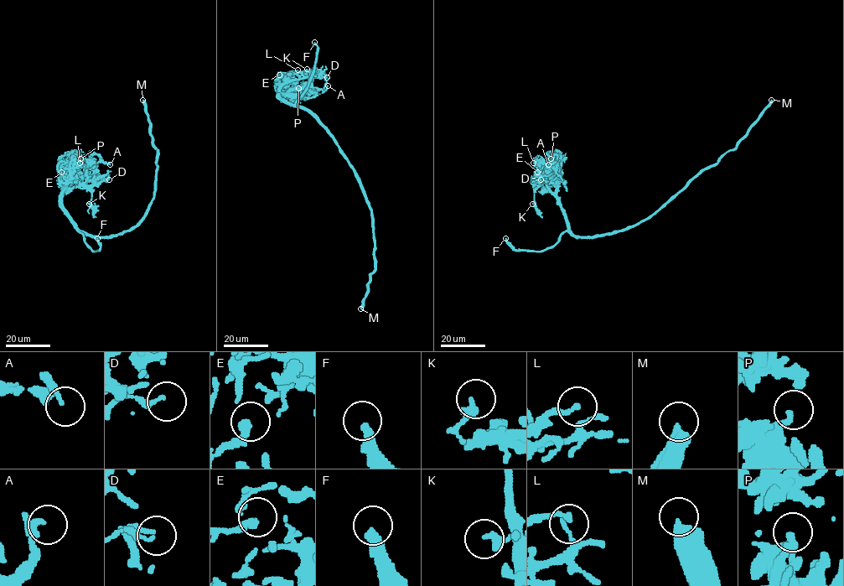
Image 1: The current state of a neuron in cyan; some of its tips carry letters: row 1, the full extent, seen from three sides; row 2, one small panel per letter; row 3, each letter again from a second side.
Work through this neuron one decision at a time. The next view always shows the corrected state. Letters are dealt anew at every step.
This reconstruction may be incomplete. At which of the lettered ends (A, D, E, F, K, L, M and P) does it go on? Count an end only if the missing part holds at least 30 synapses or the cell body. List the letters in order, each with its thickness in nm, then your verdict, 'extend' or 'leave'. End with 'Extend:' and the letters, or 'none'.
A: 200 nm thick; leave
D: 130 nm thick; leave
E: 180 nm thick; leave
F: 360 nm thick; extend
K: 300 nm thick; leave
L: 200 nm thick; leave
M: 420 nm thick; extend
P: 200 nm thick; leave
Extend: F, M

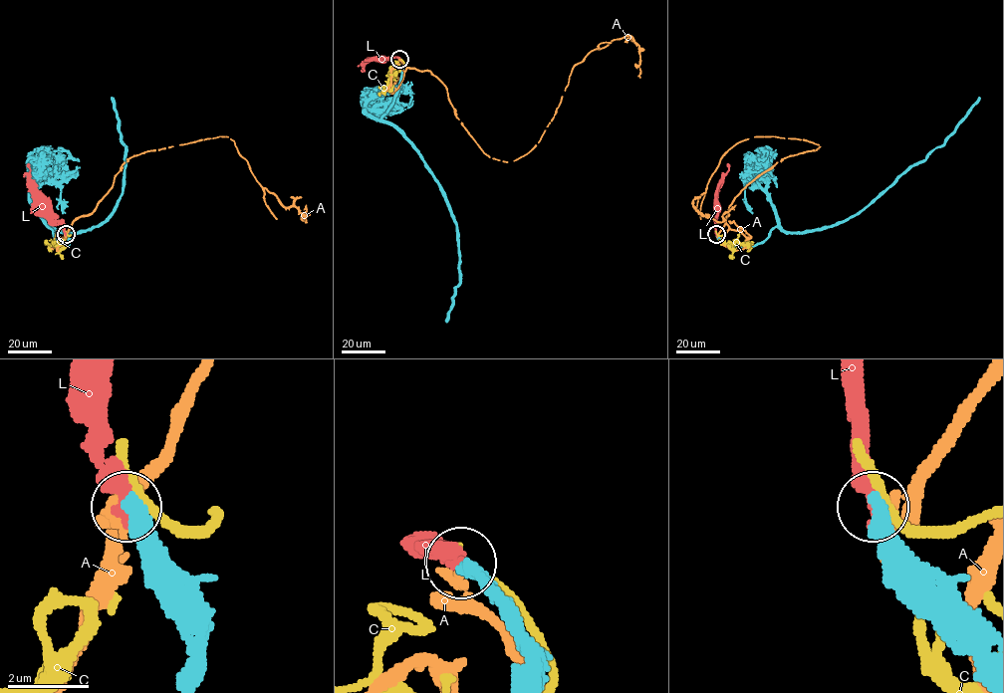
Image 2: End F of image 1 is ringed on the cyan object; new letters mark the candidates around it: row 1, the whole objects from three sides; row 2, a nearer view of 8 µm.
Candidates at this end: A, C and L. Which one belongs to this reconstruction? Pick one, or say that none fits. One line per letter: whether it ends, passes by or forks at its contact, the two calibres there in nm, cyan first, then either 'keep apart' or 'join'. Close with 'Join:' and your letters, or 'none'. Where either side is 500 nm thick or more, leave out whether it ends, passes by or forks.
A: it passes by | 480/280 nm | keep apart
C: it passes by | 480/220 nm | keep apart
L: it ends | 480/360 nm | join
Join: L

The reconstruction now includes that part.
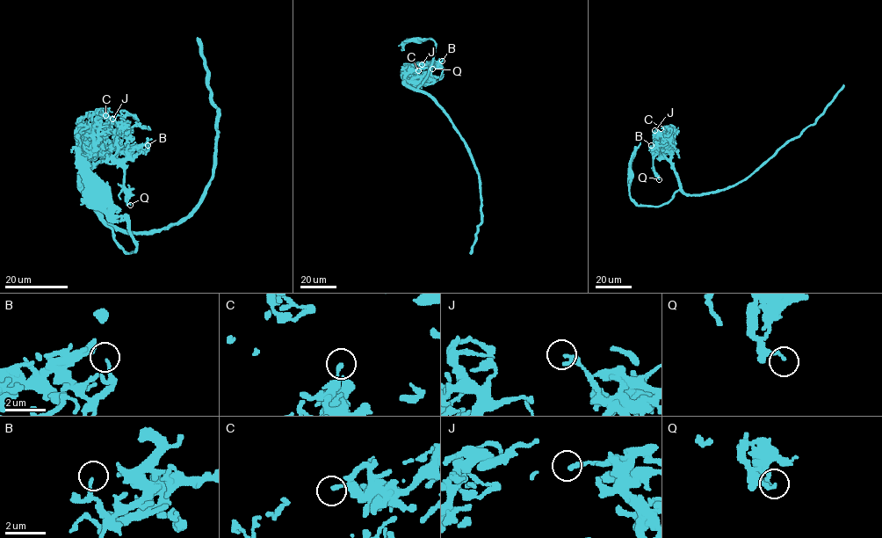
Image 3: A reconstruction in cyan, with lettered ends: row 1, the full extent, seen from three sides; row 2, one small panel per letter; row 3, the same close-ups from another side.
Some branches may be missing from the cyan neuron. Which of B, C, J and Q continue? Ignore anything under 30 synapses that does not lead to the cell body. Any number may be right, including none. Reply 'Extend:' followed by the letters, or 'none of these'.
Extend: none of these

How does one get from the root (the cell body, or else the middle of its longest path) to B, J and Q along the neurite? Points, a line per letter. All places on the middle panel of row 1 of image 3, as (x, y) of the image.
B: (416, 39), (432, 39), (434, 55), (422, 83), (417, 89), (409, 87), (405, 83), (408, 73), (442, 61)
J: (416, 39), (432, 39), (434, 55), (422, 83), (409, 87), (405, 81), (421, 81), (428, 72), (422, 64)
Q: (416, 39), (434, 40), (433, 61), (417, 89), (405, 83), (410, 72), (424, 69), (429, 62), (432, 69)

